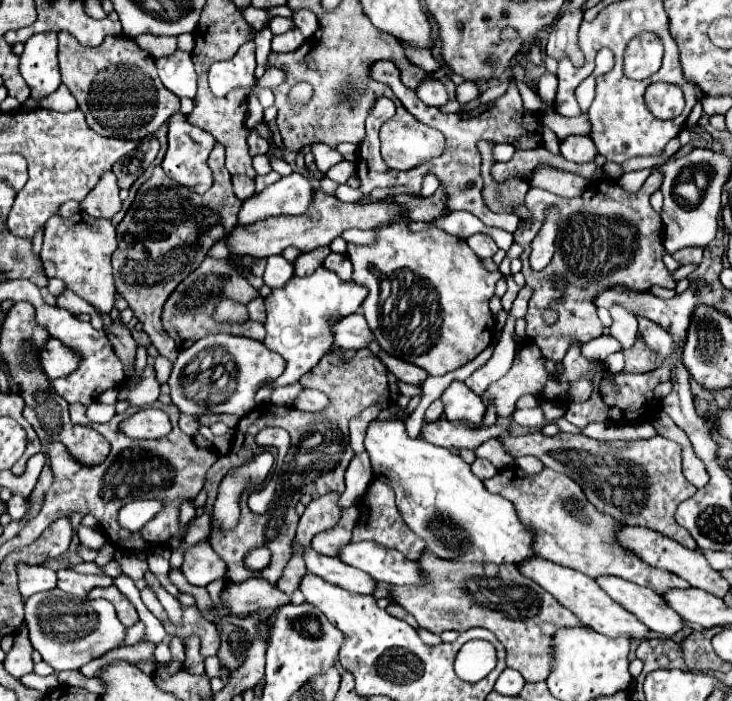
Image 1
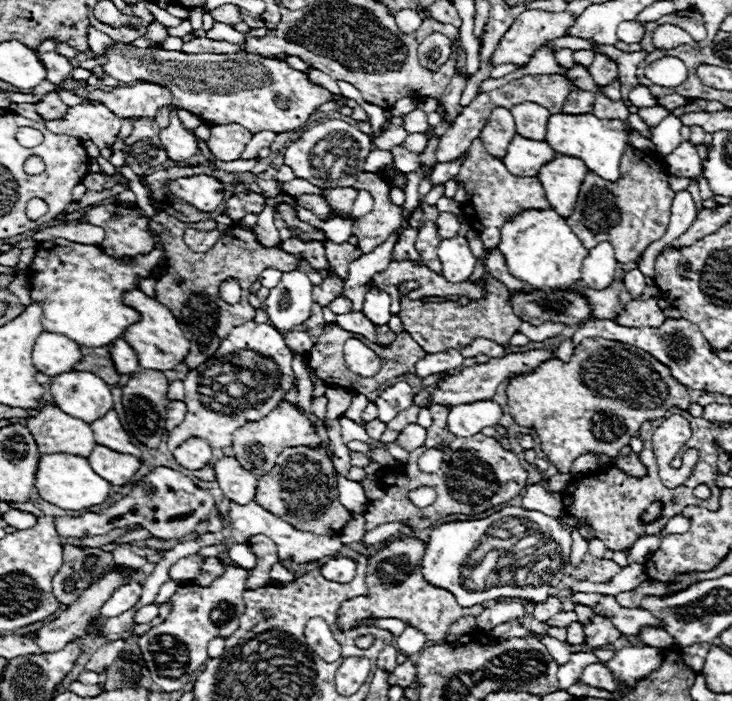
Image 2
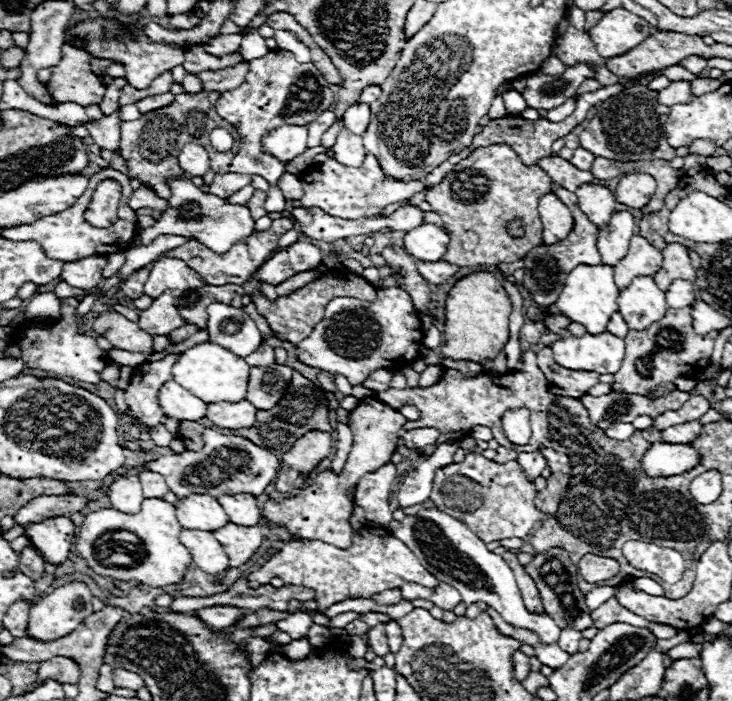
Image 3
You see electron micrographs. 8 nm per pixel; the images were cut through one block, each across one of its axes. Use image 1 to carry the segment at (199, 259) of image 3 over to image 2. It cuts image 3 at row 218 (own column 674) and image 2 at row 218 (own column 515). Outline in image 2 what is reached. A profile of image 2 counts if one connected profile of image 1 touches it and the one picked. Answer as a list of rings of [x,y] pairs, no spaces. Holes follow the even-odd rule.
[[[236,194],[226,202],[226,212],[232,220],[242,220],[248,212],[260,212],[264,206],[264,196],[260,194]]]

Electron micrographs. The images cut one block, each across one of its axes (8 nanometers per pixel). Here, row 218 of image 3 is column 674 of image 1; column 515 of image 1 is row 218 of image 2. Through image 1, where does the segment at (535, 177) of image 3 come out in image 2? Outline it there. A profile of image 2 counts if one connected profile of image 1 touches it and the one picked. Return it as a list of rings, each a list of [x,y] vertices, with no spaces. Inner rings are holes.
[[[440,212],[440,216],[434,220],[436,226],[438,226],[438,234],[442,238],[452,238],[458,234],[458,228],[460,228],[460,222],[456,218],[456,214],[450,214],[450,212]]]

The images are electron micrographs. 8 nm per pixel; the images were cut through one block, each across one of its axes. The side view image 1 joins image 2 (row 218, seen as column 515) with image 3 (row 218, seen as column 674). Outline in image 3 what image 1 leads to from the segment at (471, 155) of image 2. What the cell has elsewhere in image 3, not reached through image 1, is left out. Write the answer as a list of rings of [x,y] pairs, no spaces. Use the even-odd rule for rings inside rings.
[[[552,182],[552,192],[556,192],[556,196],[560,196],[560,200],[564,200],[564,204],[568,204],[576,224],[574,224],[574,230],[570,232],[570,236],[554,246],[546,246],[546,244],[540,244],[538,248],[534,248],[532,252],[526,254],[524,258],[524,288],[532,294],[532,298],[536,300],[538,306],[544,306],[548,310],[548,306],[552,306],[556,300],[558,300],[558,294],[564,286],[564,280],[566,280],[566,274],[580,266],[580,264],[588,264],[588,266],[598,266],[602,260],[600,260],[600,252],[596,248],[596,240],[598,240],[598,228],[588,220],[588,216],[580,210],[578,206],[578,198],[574,192],[570,190],[564,190],[562,186],[554,184]]]

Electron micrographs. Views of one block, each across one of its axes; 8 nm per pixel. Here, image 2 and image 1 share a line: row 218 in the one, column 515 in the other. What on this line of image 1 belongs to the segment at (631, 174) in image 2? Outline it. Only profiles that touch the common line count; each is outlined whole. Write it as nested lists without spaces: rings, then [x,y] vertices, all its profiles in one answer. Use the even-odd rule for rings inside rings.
[[[424,552],[418,564],[424,568],[424,574],[428,576],[428,584],[424,588],[414,586],[394,586],[392,594],[396,604],[406,608],[422,628],[442,634],[444,630],[456,630],[464,632],[472,626],[480,626],[490,630],[506,648],[508,652],[508,666],[518,670],[526,682],[540,682],[548,678],[548,672],[552,672],[552,636],[558,628],[570,628],[570,626],[582,626],[582,622],[564,608],[552,594],[548,594],[544,588],[540,588],[534,580],[522,576],[522,572],[512,564],[474,564],[474,562],[452,562],[452,560],[438,560],[436,556]]]

